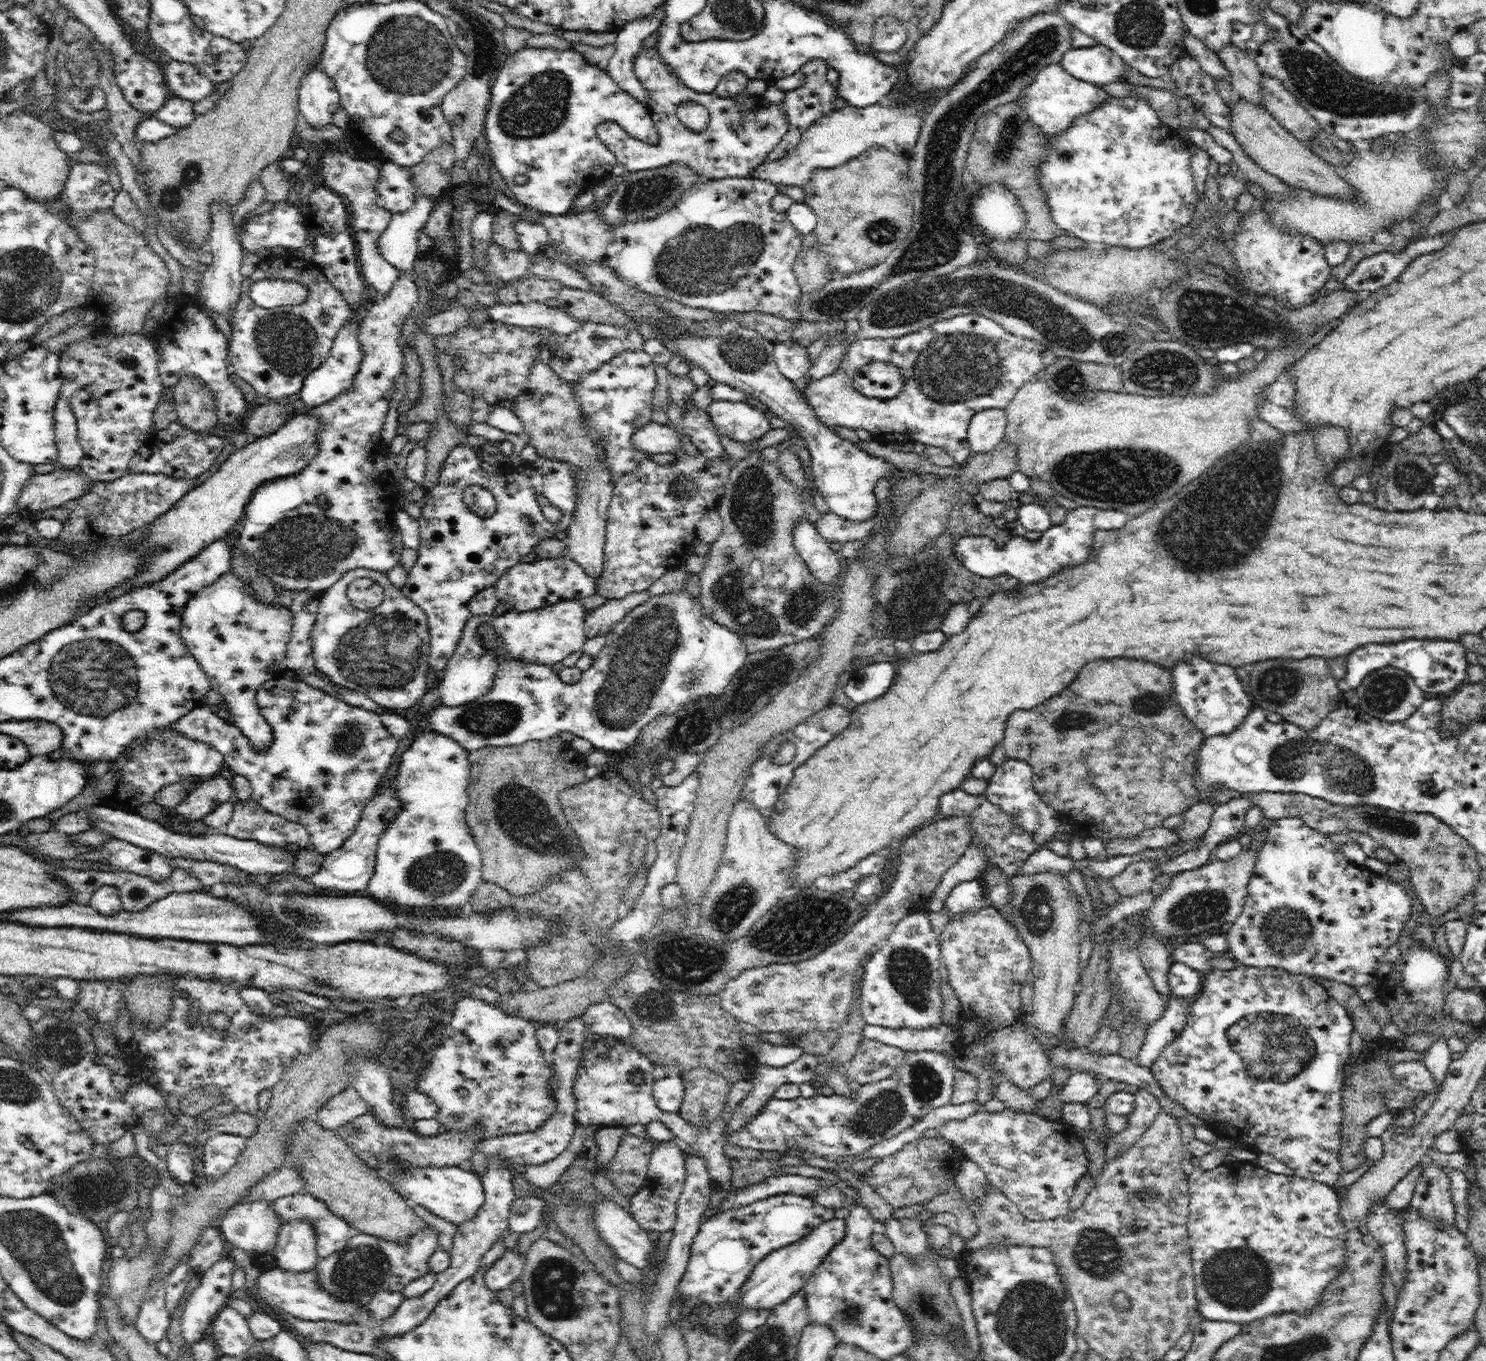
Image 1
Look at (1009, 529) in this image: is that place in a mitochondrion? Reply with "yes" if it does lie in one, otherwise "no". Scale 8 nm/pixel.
no

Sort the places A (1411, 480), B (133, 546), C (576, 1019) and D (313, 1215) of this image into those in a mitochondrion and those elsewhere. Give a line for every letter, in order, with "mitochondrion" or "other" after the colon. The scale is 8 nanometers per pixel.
A: mitochondrion
B: other
C: other
D: other

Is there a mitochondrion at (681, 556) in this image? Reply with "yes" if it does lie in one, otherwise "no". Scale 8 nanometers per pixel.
no

